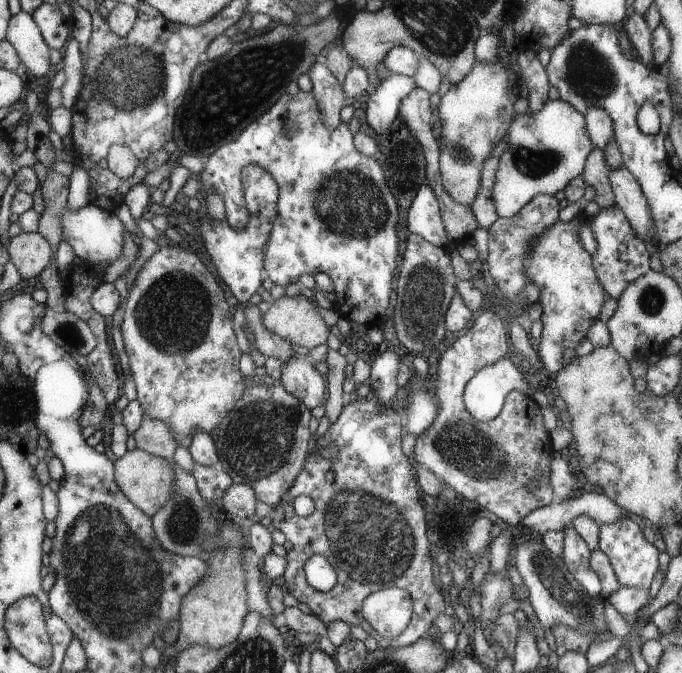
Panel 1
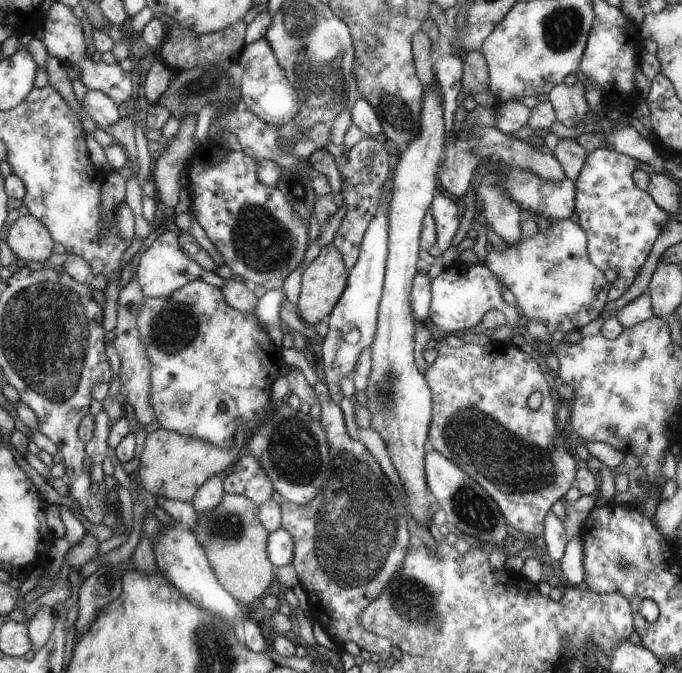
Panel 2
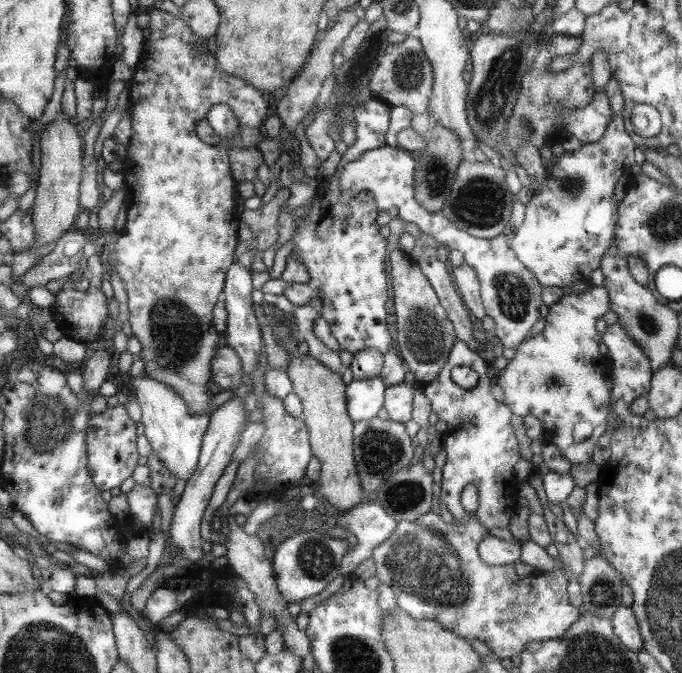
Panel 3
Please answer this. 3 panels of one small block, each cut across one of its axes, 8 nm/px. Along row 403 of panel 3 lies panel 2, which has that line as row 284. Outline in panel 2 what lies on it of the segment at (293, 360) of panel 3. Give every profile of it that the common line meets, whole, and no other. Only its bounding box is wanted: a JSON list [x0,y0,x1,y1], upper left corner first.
[295,242,348,325]

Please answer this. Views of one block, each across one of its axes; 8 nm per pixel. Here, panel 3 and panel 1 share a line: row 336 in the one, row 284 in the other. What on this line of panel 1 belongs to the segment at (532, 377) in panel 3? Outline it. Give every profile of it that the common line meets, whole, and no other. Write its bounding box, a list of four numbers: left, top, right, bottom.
[522,216,603,374]

